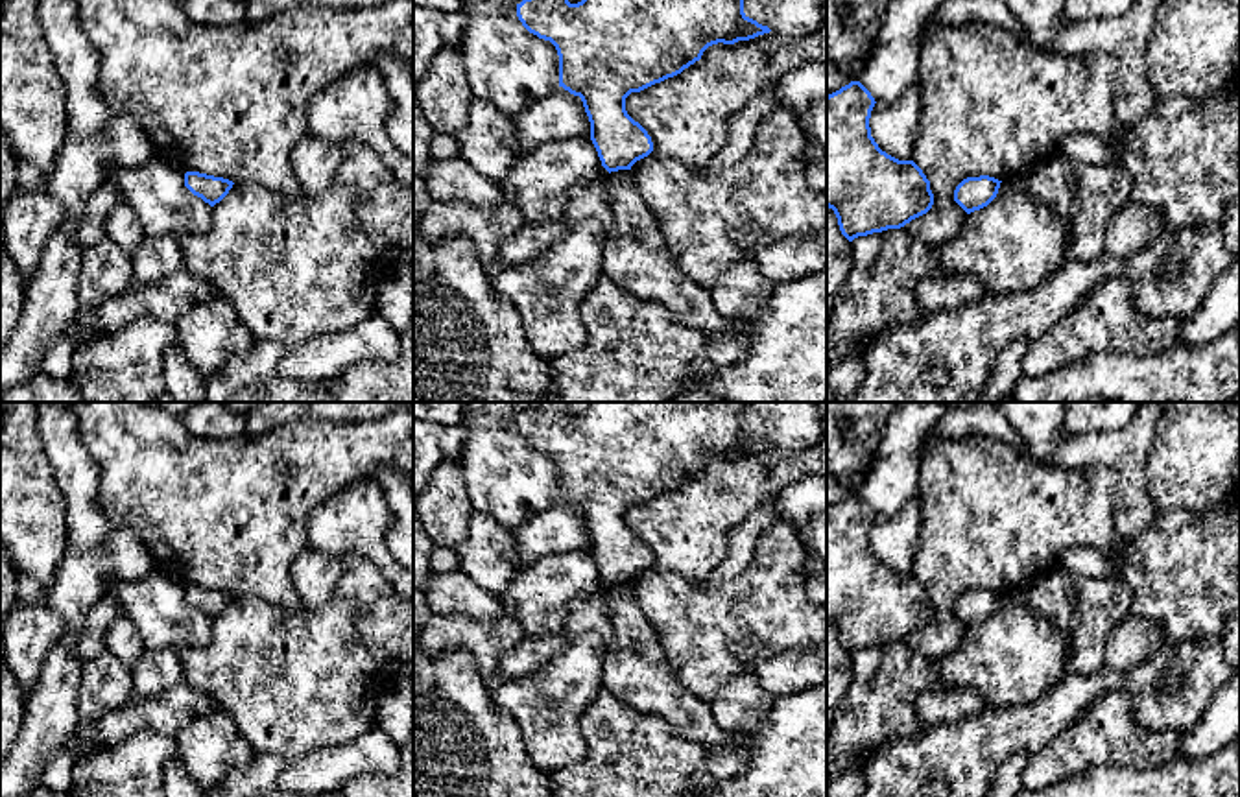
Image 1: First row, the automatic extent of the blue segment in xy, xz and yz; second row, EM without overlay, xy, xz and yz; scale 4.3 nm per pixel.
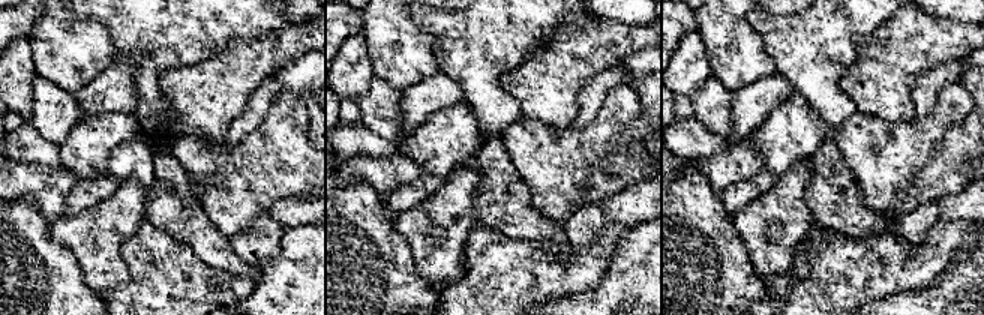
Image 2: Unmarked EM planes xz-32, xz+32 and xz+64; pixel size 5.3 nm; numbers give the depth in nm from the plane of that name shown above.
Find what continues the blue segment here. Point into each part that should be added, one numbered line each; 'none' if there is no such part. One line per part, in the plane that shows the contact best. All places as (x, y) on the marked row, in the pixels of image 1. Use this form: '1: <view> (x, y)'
none

